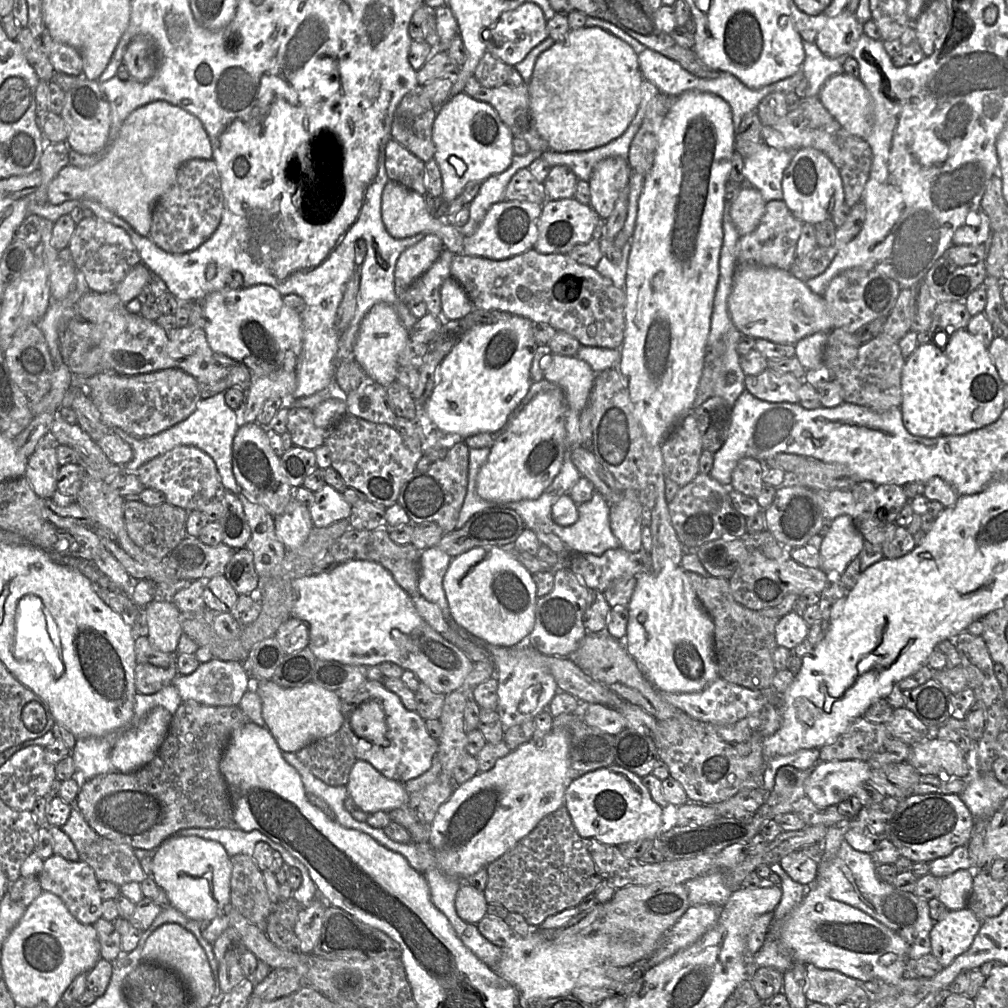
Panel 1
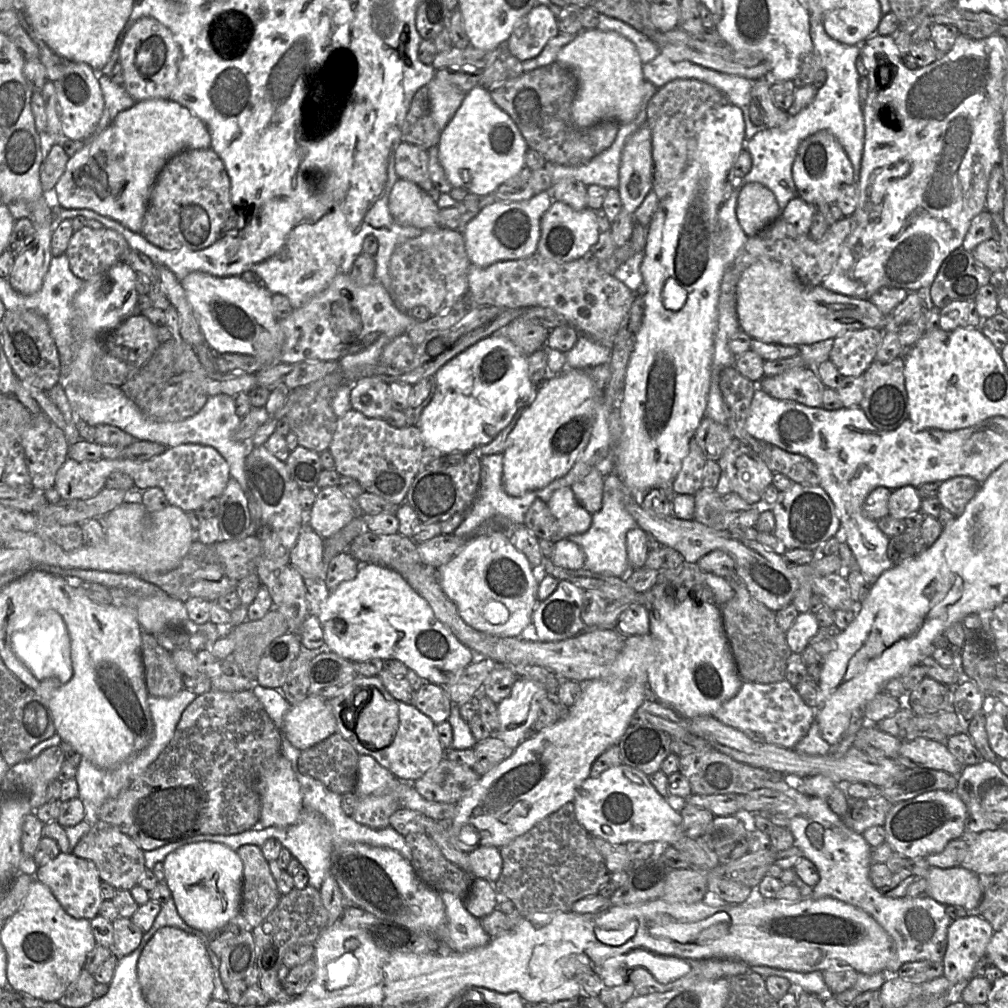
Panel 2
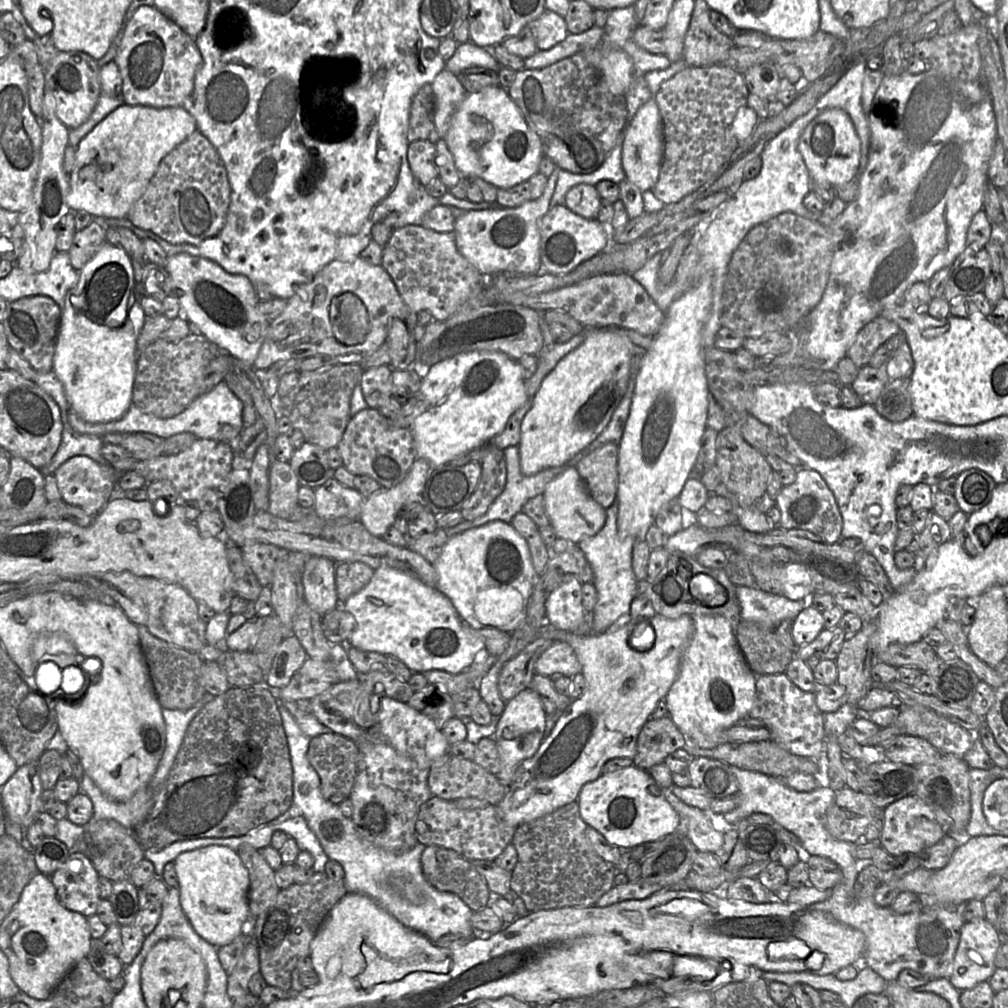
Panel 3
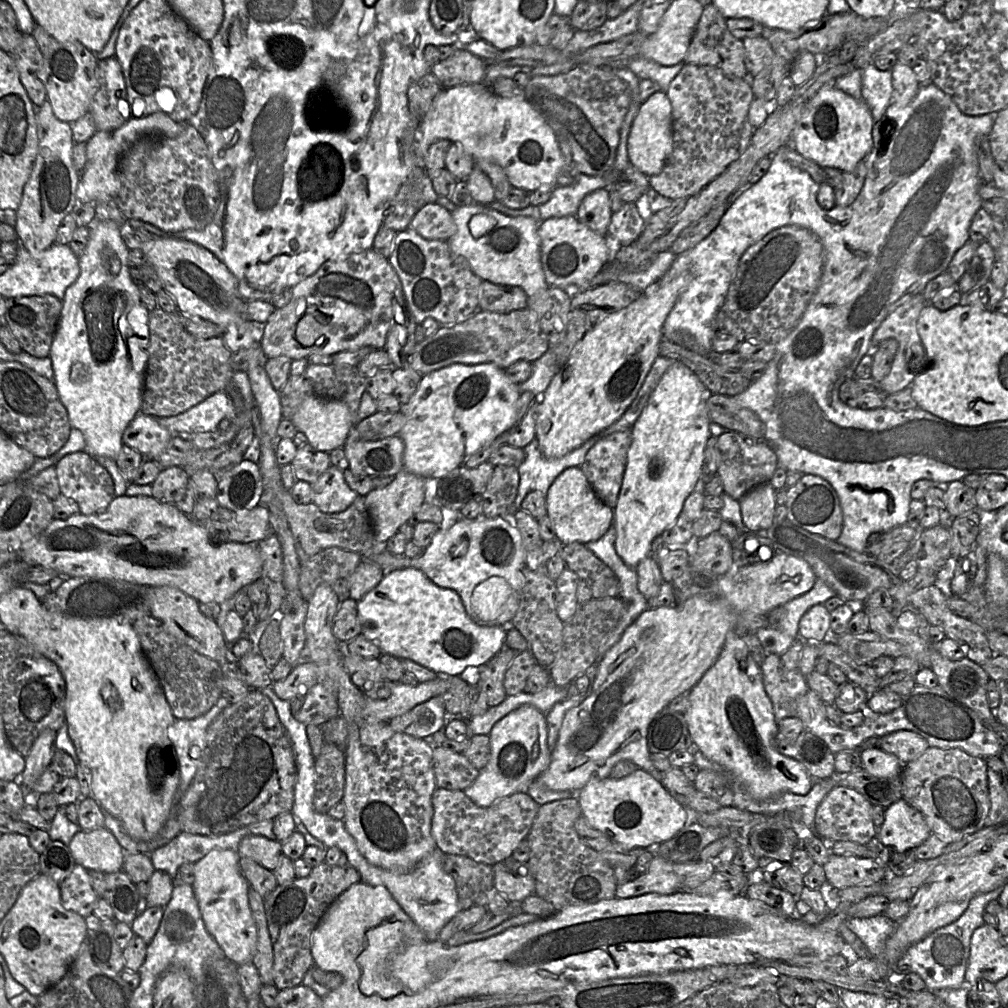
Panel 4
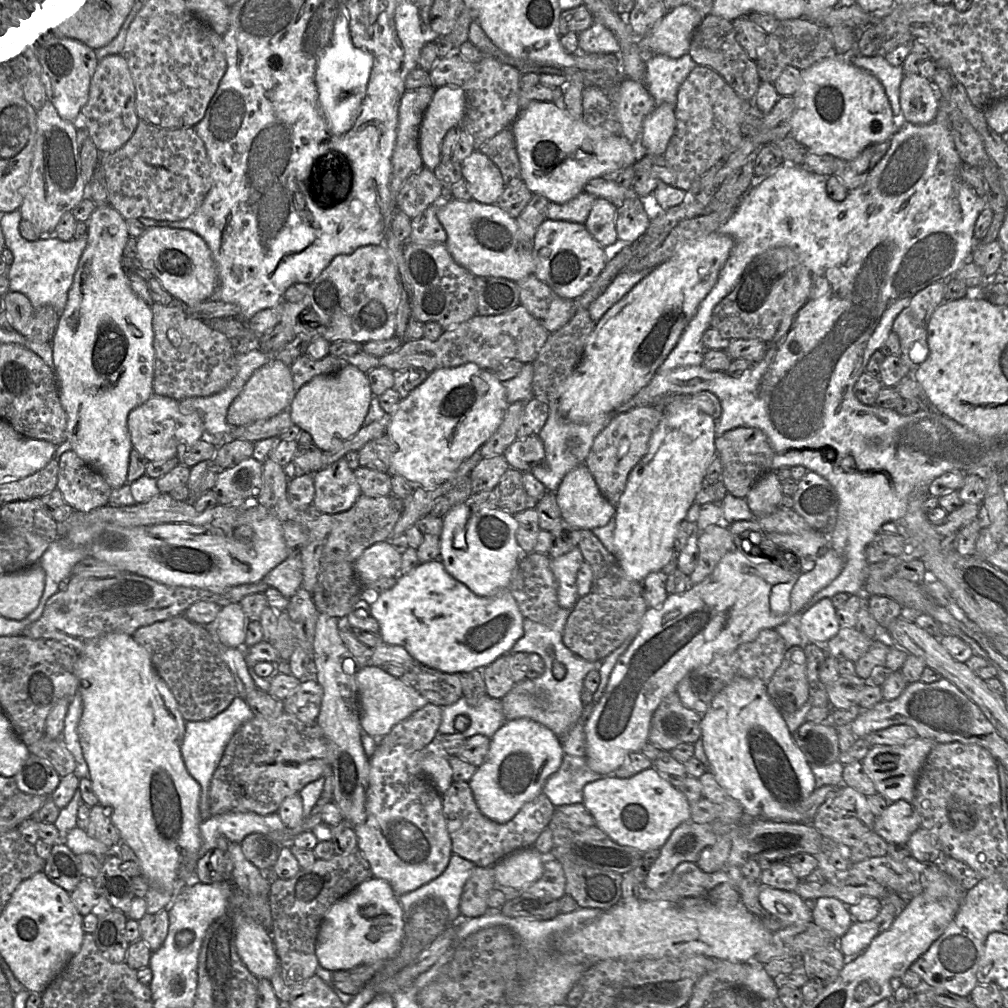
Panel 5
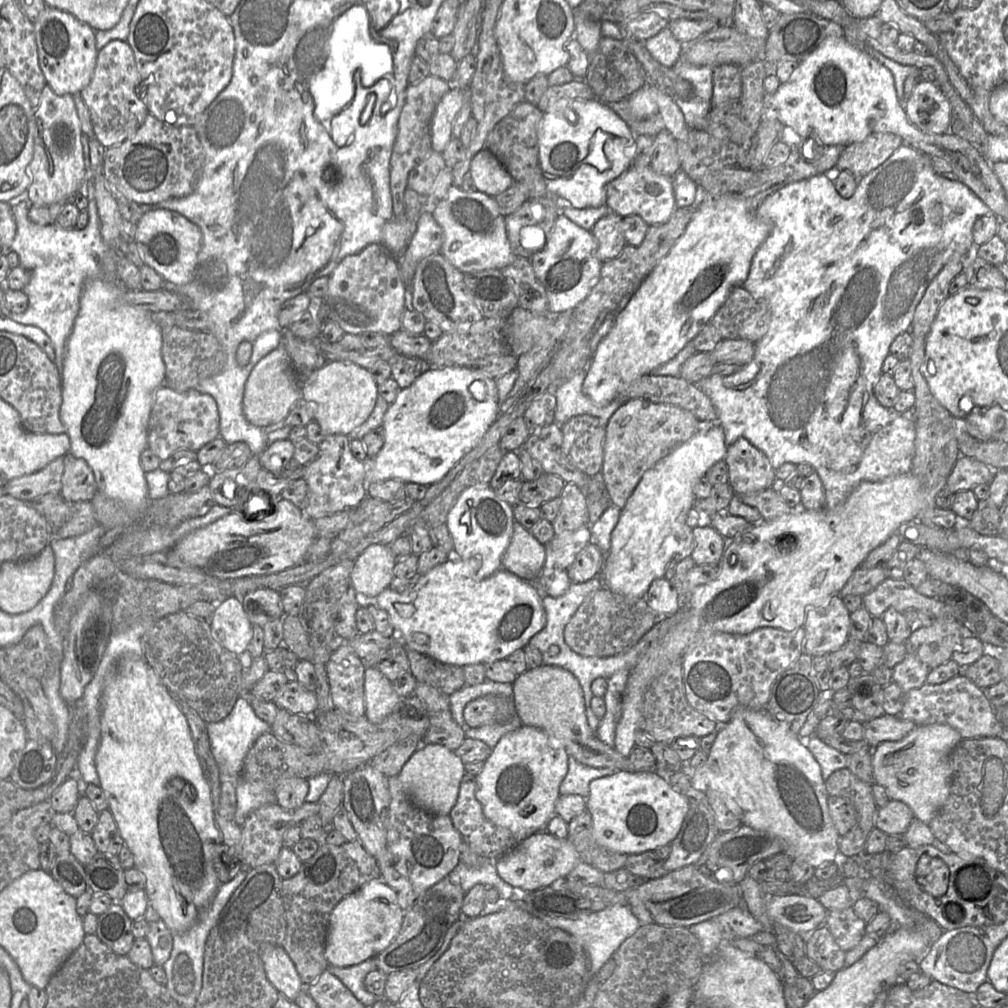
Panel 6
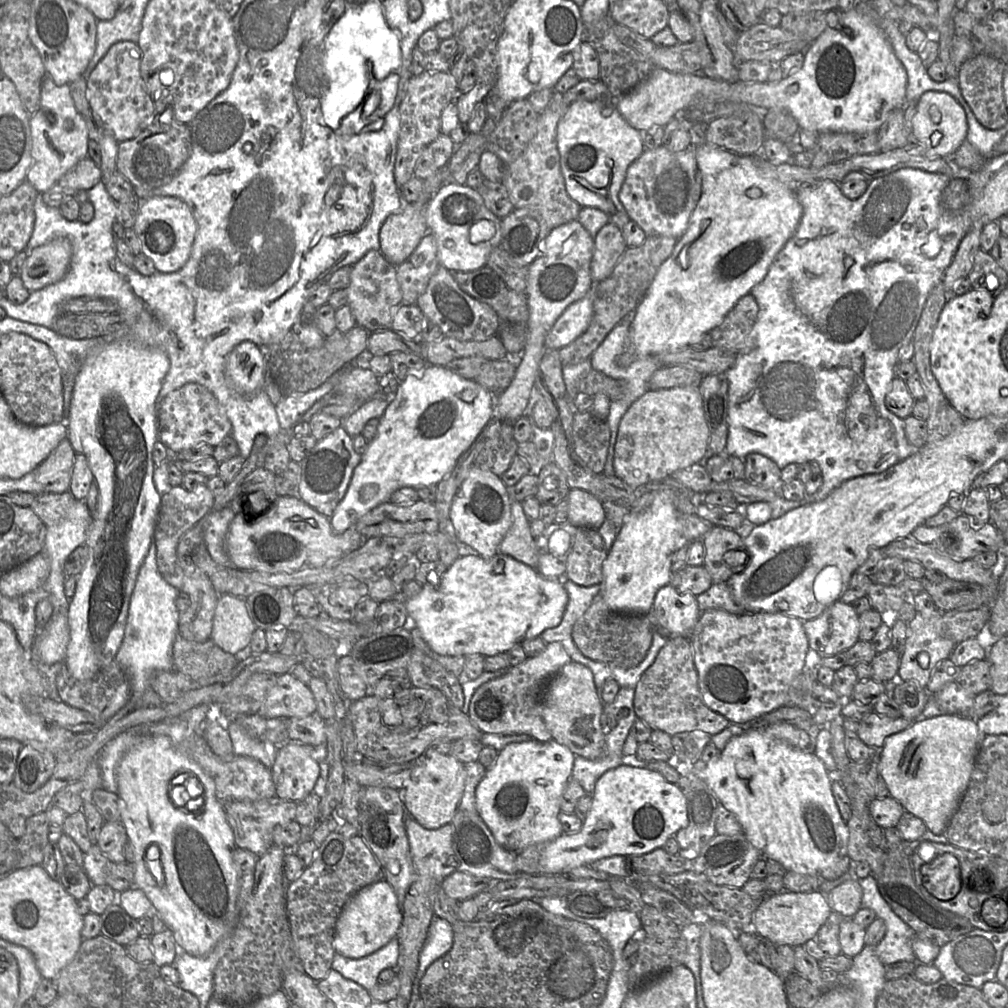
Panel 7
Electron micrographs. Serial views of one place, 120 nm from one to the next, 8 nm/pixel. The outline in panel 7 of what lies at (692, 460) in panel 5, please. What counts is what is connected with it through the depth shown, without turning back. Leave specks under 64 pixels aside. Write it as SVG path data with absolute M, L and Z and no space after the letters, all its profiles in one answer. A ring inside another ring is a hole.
M673 490L643 492L617 532L615 541L603 563L601 595L614 611L643 615L651 612L657 591L671 584L674 553L684 544L680 512Z

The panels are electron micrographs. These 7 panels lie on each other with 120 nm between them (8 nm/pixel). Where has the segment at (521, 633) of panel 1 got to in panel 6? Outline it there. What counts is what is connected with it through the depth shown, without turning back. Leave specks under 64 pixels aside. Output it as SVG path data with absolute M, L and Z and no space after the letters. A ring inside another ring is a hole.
M489 485L467 488L450 509L446 526L454 543L454 551L460 559L481 556L481 567L475 579L484 580L502 568L502 557L507 549L514 525L514 506L501 500Z

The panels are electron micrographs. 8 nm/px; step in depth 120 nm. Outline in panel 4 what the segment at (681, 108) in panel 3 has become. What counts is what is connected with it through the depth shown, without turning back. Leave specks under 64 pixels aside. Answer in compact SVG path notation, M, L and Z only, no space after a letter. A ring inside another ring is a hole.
M685 64L665 92L672 106L673 151L663 170L649 177L650 188L670 200L698 194L746 150L754 134L748 114L754 99L749 79L734 78L710 66Z

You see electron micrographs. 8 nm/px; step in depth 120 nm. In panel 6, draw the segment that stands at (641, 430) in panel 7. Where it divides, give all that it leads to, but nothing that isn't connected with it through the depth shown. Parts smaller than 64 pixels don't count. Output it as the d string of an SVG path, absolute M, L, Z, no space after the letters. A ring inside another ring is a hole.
M634 399L622 405L606 425L600 472L611 505L622 510L644 473L674 448L690 440L698 430L698 419L691 412L674 405L645 399Z

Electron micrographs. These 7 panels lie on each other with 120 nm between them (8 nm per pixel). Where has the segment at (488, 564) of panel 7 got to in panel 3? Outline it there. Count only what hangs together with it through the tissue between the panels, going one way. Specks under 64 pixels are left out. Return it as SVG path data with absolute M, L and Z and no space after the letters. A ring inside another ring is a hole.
M377 568L369 583L343 601L355 619L350 646L392 655L411 671L440 669L460 673L484 649L483 637L465 624L451 600L436 587L394 568Z

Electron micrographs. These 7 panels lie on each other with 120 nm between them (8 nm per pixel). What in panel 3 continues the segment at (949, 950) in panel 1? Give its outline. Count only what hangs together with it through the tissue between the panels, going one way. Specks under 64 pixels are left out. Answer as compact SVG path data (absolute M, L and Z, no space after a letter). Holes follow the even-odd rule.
M986 918L965 922L960 929L960 940L949 976L951 984L959 991L970 990L982 981L989 981L996 971L995 958L1003 935Z

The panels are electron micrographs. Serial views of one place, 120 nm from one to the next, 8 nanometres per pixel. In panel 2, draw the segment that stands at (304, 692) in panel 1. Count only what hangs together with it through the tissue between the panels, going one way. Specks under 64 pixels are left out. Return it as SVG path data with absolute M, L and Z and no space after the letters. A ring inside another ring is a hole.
M309 694L300 703L291 705L284 715L281 732L297 749L304 751L337 732L326 699Z

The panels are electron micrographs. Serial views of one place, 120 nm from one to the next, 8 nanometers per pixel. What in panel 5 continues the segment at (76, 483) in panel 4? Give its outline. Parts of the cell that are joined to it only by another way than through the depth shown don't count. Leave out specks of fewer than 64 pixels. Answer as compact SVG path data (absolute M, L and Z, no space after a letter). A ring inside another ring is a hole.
M70 449L58 459L57 488L74 510L88 512L109 504L113 488L102 474Z

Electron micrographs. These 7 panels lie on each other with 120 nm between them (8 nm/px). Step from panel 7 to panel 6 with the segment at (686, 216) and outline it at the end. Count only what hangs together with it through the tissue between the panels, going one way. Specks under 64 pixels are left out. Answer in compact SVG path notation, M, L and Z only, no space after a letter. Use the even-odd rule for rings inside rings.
M650 166L630 167L606 185L605 205L621 217L638 215L648 226L666 223L677 209L672 178L656 173Z

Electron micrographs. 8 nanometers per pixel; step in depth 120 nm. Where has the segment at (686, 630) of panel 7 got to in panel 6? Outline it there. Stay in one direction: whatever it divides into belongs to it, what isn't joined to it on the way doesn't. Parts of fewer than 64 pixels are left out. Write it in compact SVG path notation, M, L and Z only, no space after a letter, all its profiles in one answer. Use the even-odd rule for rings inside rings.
M665 577L654 580L644 598L658 619L676 614L683 606L683 595Z

